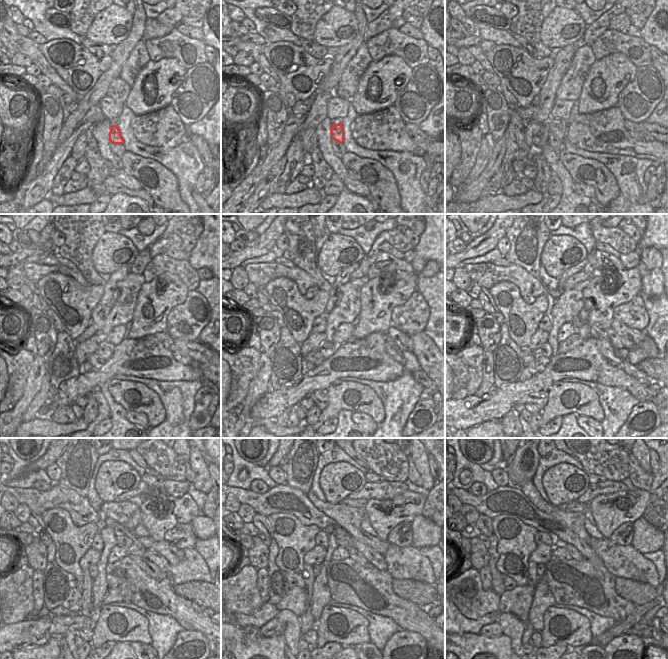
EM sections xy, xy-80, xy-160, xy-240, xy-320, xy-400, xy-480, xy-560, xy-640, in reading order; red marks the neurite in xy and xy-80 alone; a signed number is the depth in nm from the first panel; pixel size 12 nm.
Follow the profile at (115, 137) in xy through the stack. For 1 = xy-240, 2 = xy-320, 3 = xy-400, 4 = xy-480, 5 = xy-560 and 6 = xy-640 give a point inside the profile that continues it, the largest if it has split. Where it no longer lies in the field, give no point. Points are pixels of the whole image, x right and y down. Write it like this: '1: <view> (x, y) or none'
1: xy-240 (105, 349)
2: xy-320 (327, 349)
3: xy-400 (546, 350)
4: xy-480 (93, 570)
5: xy-560 (317, 567)
6: xy-640 (540, 568)

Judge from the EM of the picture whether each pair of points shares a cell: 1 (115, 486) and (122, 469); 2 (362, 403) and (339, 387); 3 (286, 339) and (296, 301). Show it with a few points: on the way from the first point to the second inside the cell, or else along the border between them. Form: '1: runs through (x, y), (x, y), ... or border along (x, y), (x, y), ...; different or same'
1: runs through (115, 482), (115, 478), (119, 473); same
2: runs through (356, 397), (345, 393); same
3: border along (284, 326), (300, 344); different

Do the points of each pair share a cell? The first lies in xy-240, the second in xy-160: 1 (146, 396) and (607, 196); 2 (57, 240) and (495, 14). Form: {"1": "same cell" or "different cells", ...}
{"1": "same cell", "2": "different cells"}

